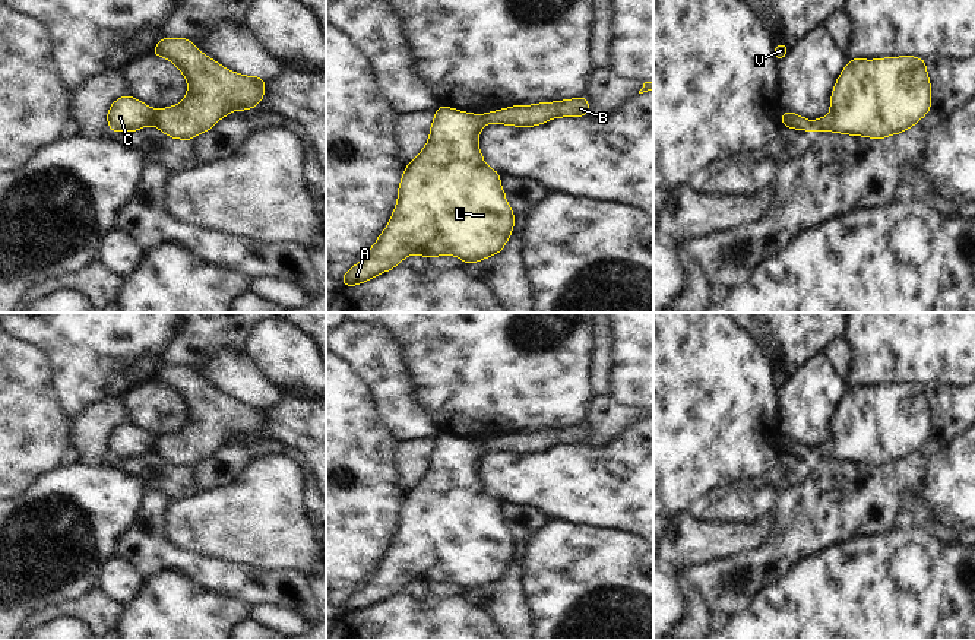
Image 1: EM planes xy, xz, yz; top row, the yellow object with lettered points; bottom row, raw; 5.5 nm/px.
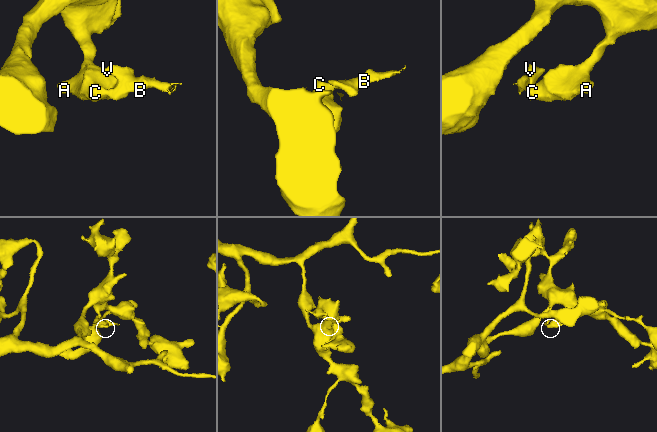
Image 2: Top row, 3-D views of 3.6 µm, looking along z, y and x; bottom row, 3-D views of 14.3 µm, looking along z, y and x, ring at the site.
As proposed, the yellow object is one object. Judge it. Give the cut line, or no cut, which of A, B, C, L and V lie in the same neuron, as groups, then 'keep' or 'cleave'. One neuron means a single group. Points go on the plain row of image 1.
xy (157, 439), (154, 450) | A C L / B V | cleave

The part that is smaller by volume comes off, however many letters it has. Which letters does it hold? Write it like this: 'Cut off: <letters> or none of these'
Cut off: B, V

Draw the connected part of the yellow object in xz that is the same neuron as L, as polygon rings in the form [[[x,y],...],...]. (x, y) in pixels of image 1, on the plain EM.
[[[439,433],[436,446],[430,456],[430,466],[425,475],[405,495],[398,532],[389,552],[377,564],[376,571],[365,580],[365,584],[342,603],[342,612],[354,614],[401,592],[409,582],[421,582],[427,586],[440,582],[453,582],[466,592],[484,587],[504,576],[515,554],[515,542],[506,529],[500,511],[500,501],[485,492],[478,476],[478,462],[487,452],[484,443],[468,441],[455,435]]]

